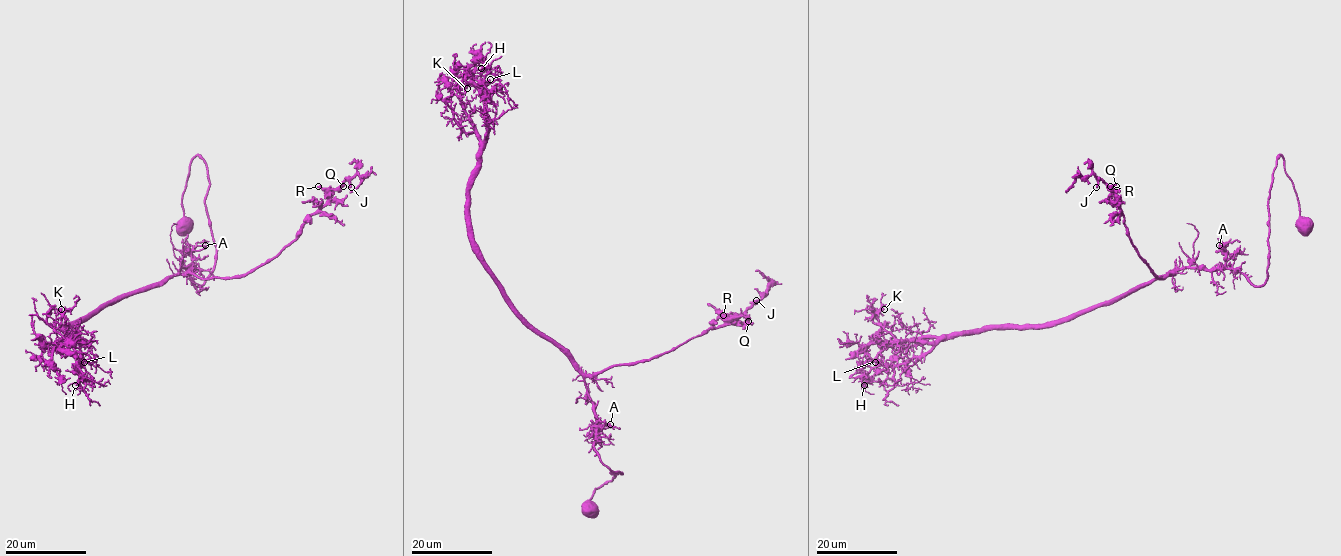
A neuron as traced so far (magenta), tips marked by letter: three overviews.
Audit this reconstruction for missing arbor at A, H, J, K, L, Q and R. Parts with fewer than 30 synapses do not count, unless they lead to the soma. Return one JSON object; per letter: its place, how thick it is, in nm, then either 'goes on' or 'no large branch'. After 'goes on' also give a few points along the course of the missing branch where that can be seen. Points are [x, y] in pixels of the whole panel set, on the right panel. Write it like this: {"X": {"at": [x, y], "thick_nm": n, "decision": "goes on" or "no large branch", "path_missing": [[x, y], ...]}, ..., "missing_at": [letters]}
{"A": {"at": [1219, 245], "thick_nm": 90, "decision": "no large branch"}, "H": {"at": [864, 385], "thick_nm": 200, "decision": "no large branch"}, "J": {"at": [1096, 187], "thick_nm": 280, "decision": "no large branch"}, "K": {"at": [884, 309], "thick_nm": 320, "decision": "goes on", "path_missing": [[884, 309], [893, 299], [891, 277], [897, 270]]}, "L": {"at": [875, 362], "thick_nm": 160, "decision": "no large branch"}, "Q": {"at": [1116, 186], "thick_nm": 240, "decision": "no large branch"}, "R": {"at": [1110, 186], "thick_nm": 240, "decision": "no large branch"}, "missing_at": ["K"]}

